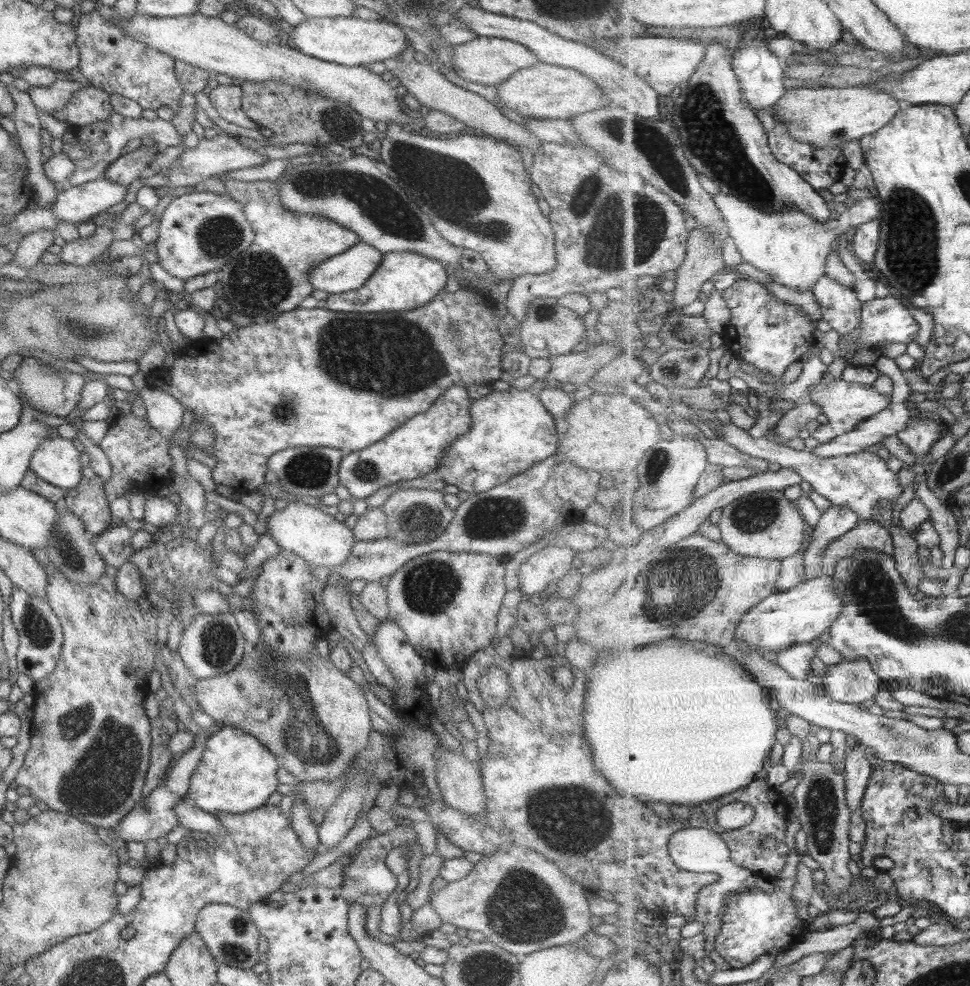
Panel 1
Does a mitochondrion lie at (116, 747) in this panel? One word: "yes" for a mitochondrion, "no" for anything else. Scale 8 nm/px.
yes

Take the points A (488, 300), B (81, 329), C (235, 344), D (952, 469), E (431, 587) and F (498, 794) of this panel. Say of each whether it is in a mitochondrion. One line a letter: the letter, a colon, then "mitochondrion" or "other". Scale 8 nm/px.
A: other
B: mitochondrion
C: other
D: mitochondrion
E: mitochondrion
F: other

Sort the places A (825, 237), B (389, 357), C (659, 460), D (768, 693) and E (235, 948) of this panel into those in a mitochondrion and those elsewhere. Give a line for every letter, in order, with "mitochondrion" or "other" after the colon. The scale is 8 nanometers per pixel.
A: other
B: mitochondrion
C: mitochondrion
D: other
E: mitochondrion

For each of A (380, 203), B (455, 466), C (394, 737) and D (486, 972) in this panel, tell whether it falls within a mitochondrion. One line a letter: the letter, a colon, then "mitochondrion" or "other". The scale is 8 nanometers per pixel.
A: mitochondrion
B: other
C: other
D: mitochondrion

